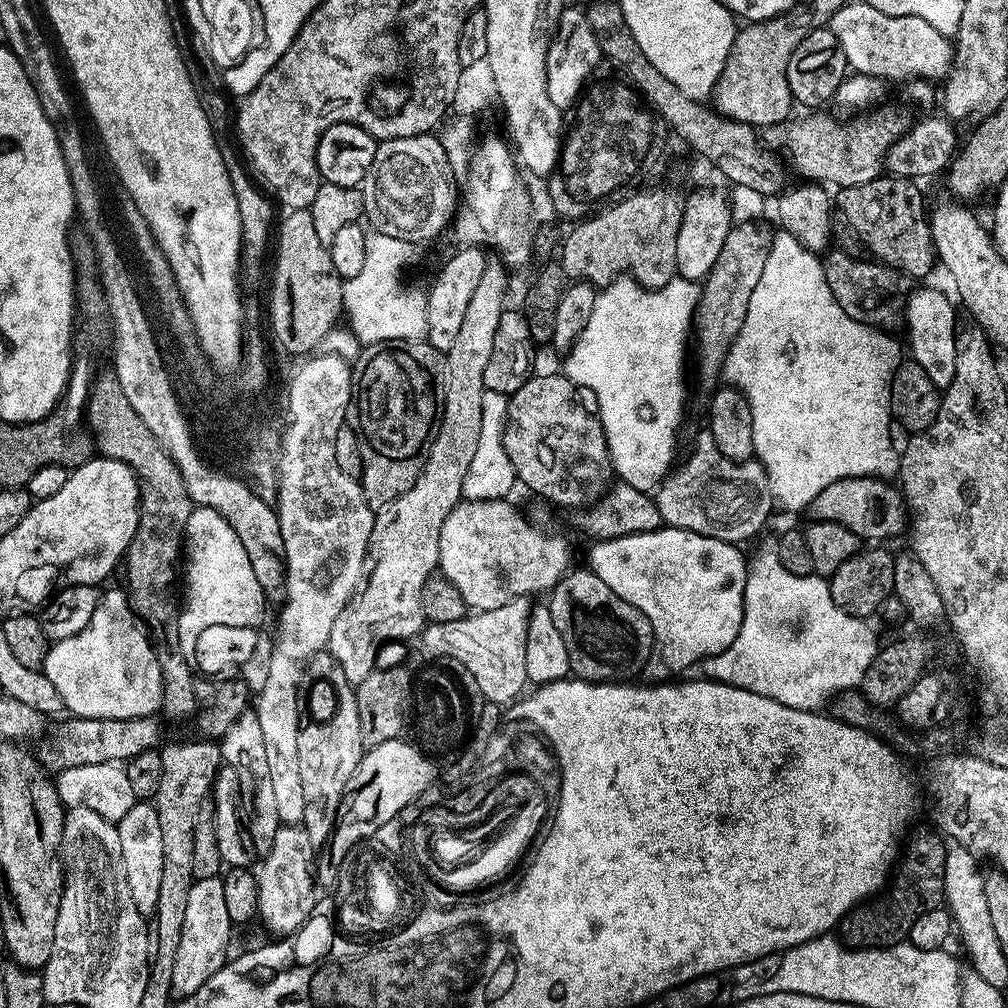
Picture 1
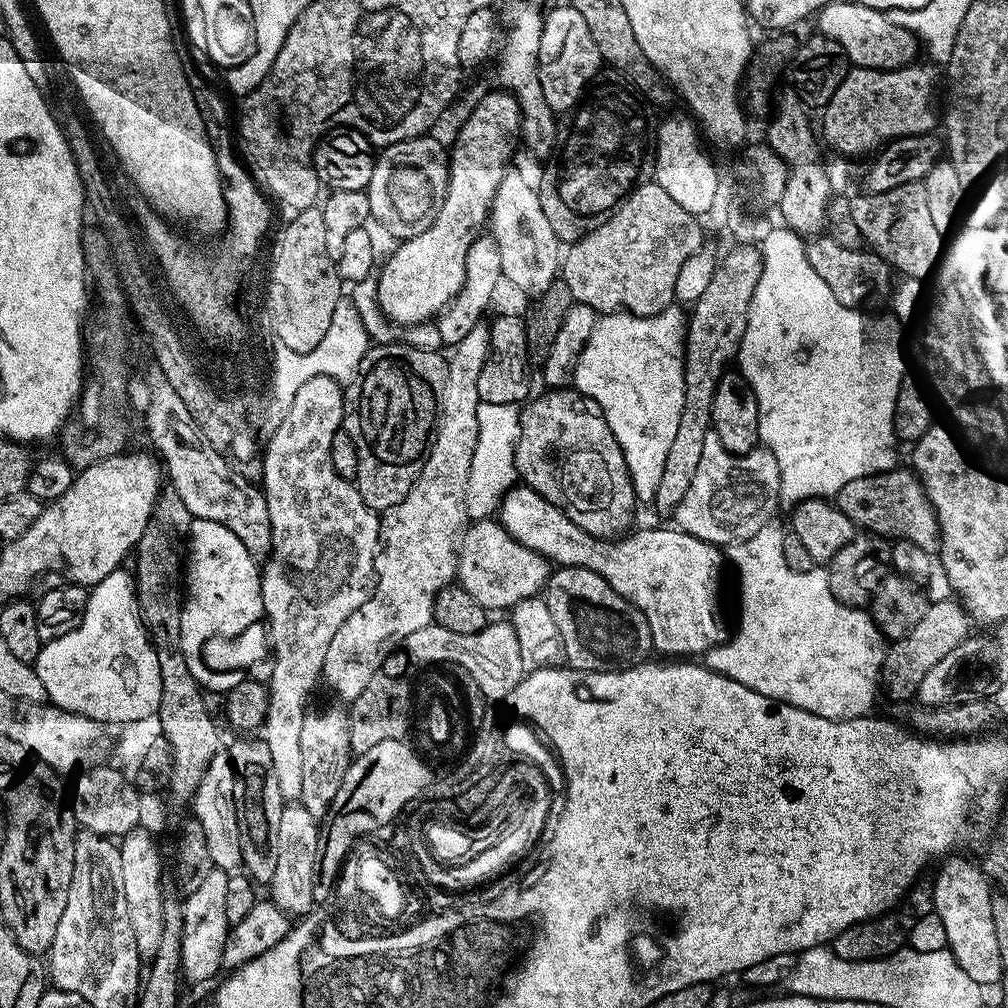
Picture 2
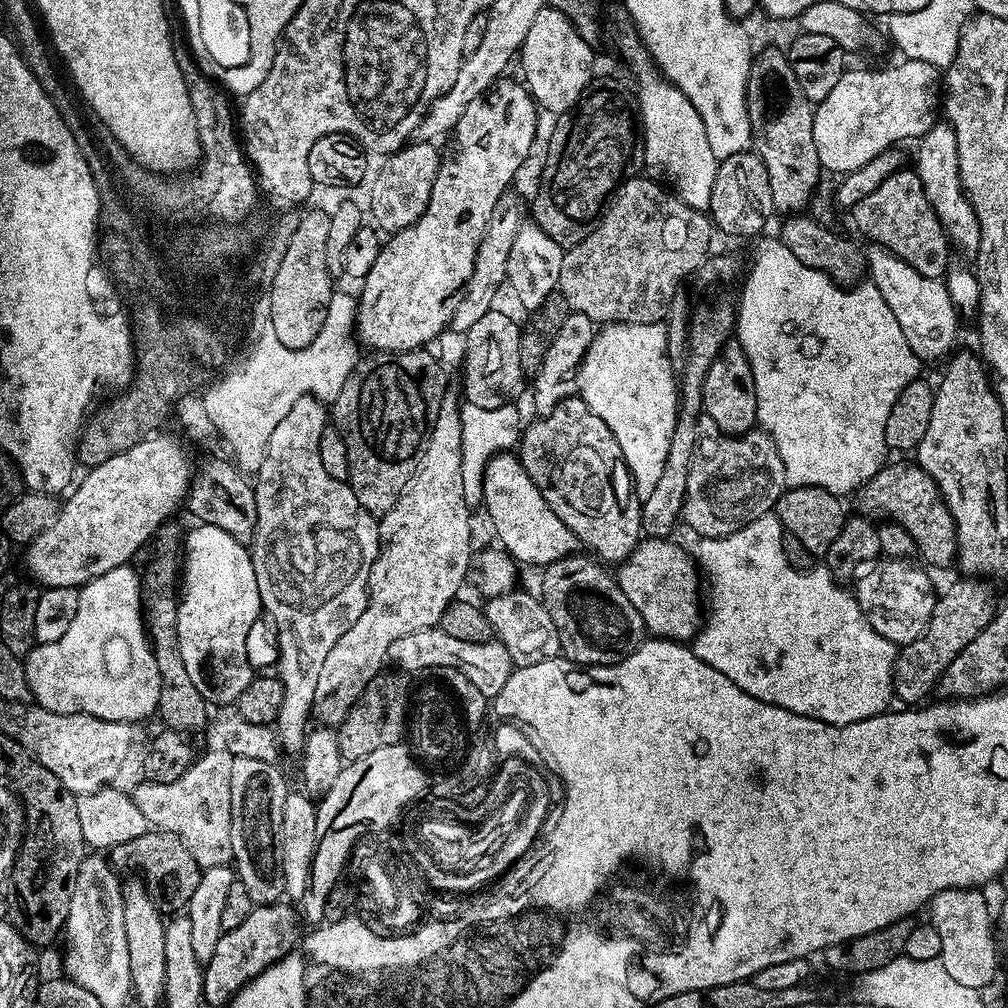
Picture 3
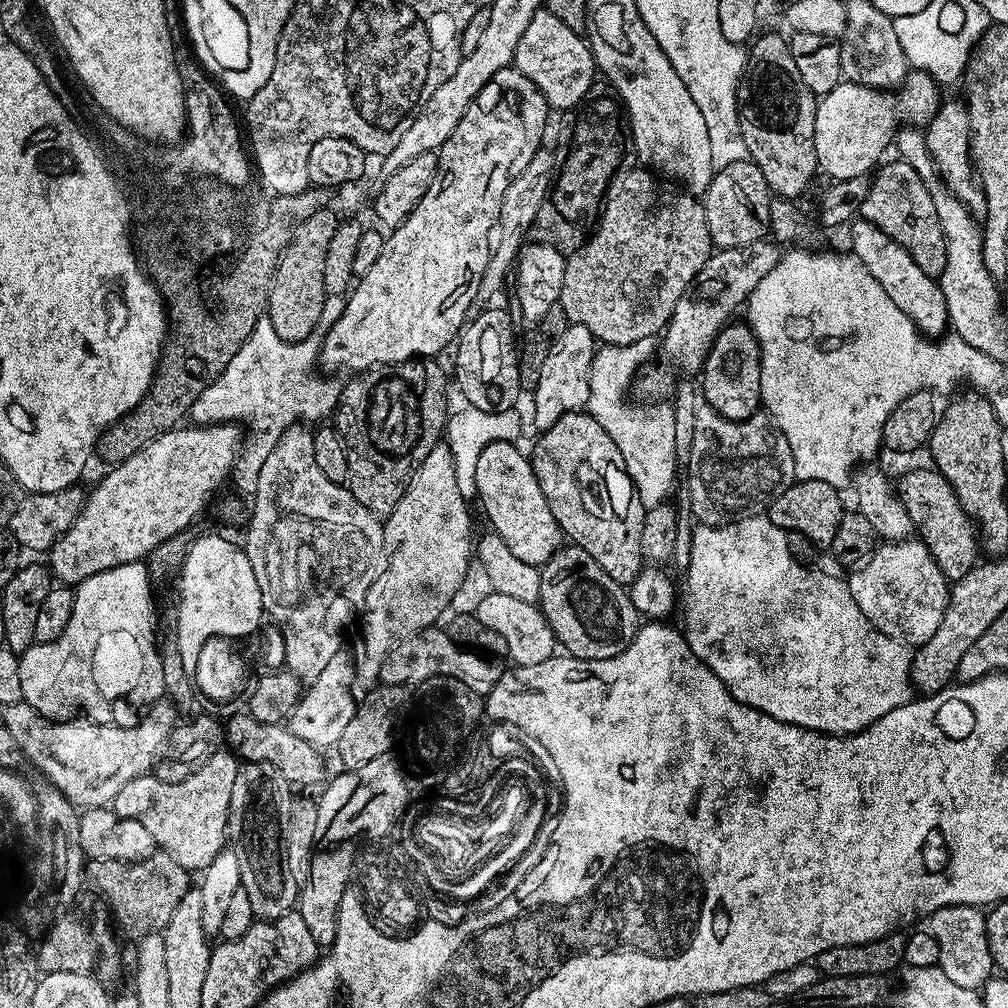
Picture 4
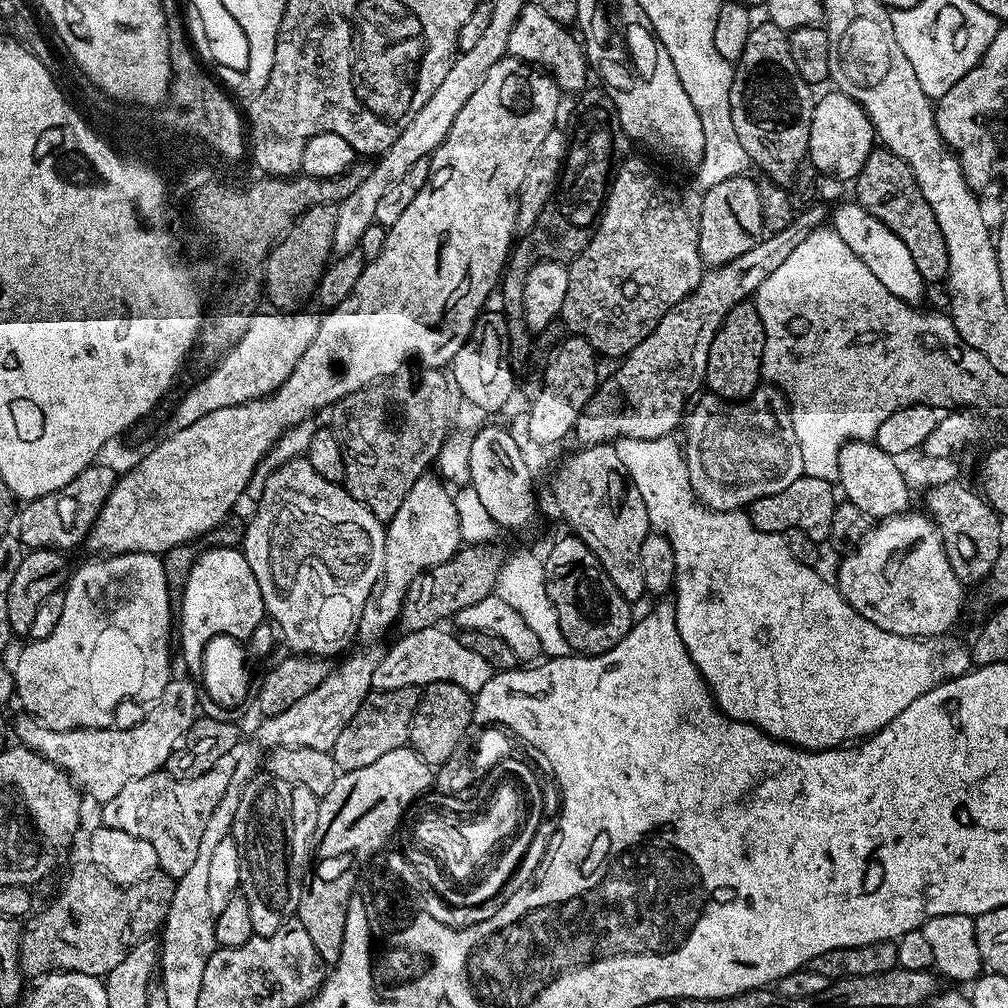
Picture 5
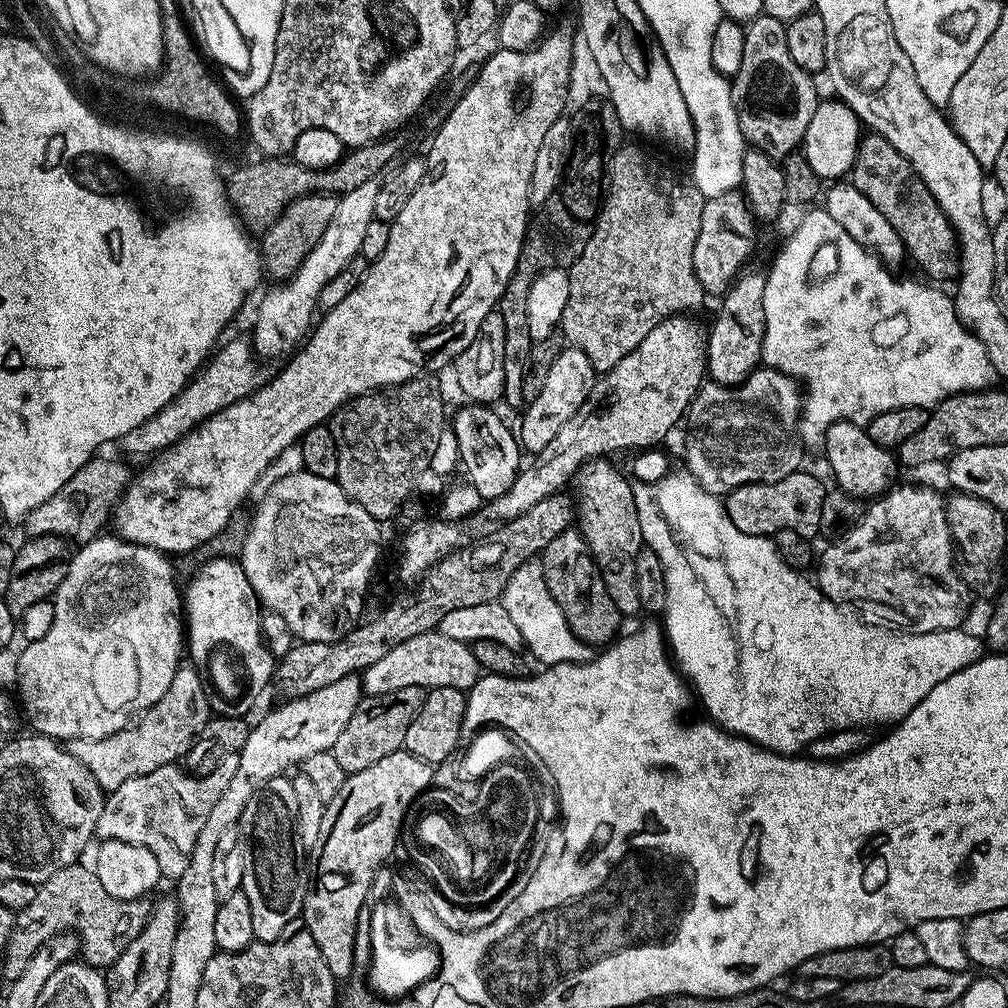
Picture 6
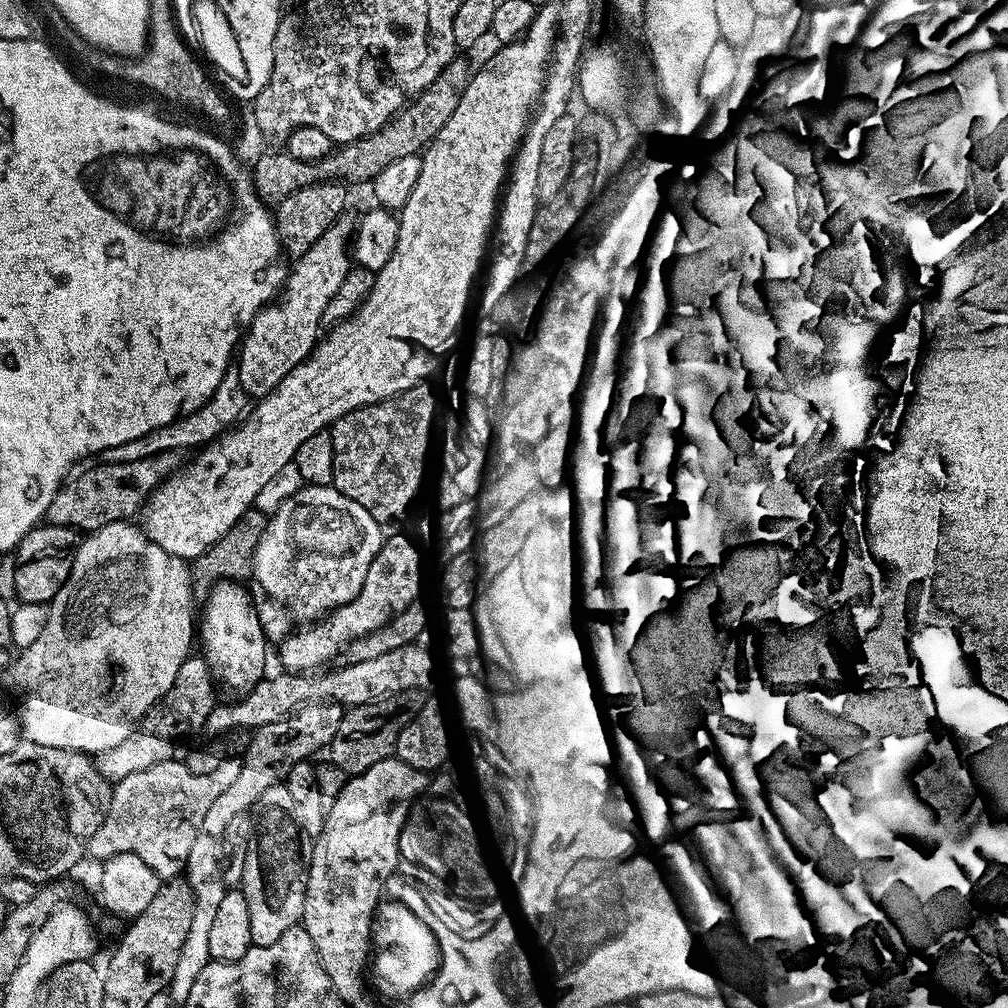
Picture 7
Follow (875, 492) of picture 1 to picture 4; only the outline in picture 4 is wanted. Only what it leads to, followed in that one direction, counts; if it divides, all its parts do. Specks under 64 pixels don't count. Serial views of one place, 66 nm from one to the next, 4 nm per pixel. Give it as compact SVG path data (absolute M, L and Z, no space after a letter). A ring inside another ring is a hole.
M927 467L912 468L901 478L900 484L898 480L898 495L904 503L906 514L910 514L915 535L928 547L946 579L954 582L976 567L982 544L975 521L962 502L958 502L958 494L954 494L950 482L946 482L935 467Z

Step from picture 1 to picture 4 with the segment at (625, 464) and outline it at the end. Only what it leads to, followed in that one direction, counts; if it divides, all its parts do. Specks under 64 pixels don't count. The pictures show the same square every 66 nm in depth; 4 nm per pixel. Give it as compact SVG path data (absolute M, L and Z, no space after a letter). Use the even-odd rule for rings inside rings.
M651 339L634 342L632 345L605 344L597 347L596 357L592 363L590 374L590 398L586 405L588 415L593 416L606 430L606 434L614 440L622 458L625 459L626 470L633 480L633 486L637 494L649 505L658 505L672 492L676 484L676 416L672 413L667 403L660 402L653 406L638 406L624 404L624 395L629 395L633 387L633 381L641 371L642 366L647 365L654 356L654 344Z

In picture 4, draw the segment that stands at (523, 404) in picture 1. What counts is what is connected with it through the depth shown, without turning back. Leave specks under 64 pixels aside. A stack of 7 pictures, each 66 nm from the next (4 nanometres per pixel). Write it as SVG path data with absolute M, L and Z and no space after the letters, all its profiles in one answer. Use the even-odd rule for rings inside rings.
M584 410L558 418L554 426L543 429L539 436L536 449L530 452L532 469L538 478L538 486L542 486L542 494L546 494L546 502L554 518L560 523L561 533L567 539L569 536L573 540L569 541L583 555L585 552L588 555L585 557L591 563L602 566L602 570L610 575L610 578L619 584L630 586L644 568L640 537L646 506L633 486L618 446L606 434L606 430L602 430L596 419Z

